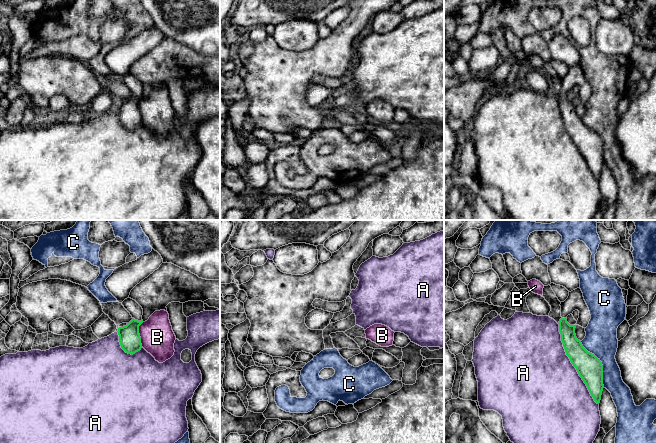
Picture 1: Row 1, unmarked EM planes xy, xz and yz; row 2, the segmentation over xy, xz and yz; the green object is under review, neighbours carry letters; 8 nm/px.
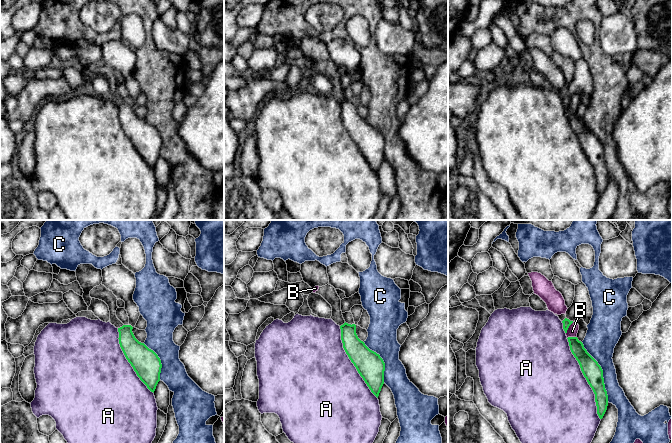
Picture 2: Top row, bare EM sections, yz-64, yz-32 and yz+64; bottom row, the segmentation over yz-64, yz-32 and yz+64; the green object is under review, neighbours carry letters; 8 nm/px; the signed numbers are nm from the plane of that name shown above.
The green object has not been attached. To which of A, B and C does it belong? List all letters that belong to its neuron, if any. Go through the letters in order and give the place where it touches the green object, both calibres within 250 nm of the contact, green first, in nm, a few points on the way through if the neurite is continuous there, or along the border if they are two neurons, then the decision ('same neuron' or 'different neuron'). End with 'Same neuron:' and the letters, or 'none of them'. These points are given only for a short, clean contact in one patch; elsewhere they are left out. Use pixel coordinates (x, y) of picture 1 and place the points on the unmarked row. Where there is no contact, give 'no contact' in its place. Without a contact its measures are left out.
A: contact yz (572, 139); calibres 200 and 500 nm; different neuron
B: contact xy (139, 110); calibres 170 and 280 nm; different neuron
C: contact yz (601, 139); calibres 200 and 260 nm; different neuron
Same neuron: none of them

